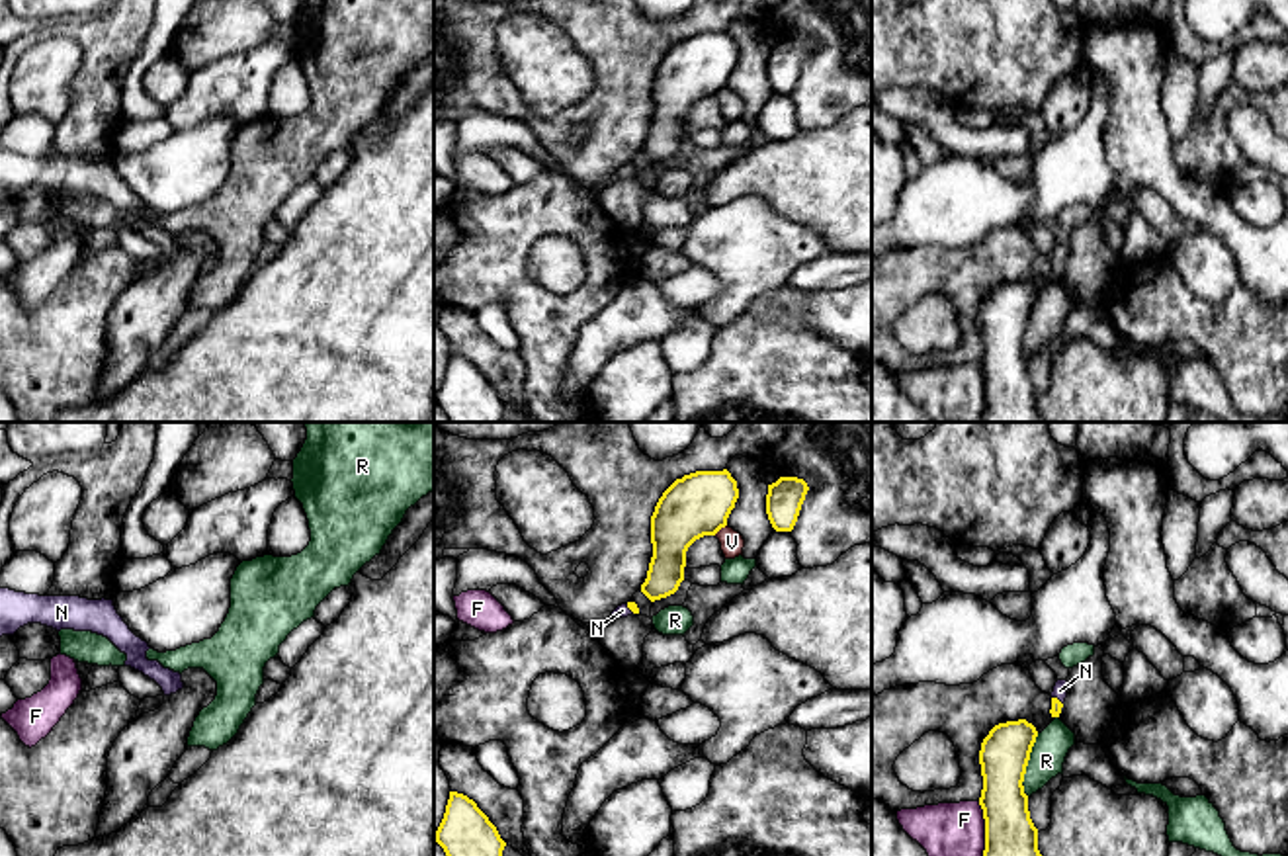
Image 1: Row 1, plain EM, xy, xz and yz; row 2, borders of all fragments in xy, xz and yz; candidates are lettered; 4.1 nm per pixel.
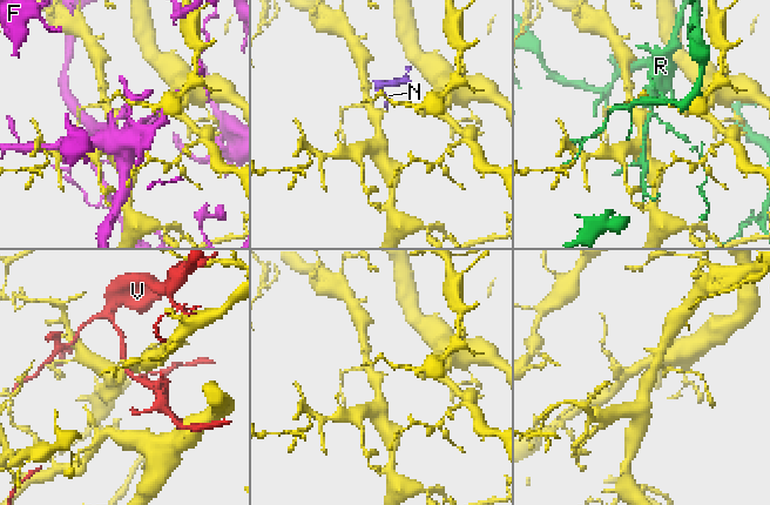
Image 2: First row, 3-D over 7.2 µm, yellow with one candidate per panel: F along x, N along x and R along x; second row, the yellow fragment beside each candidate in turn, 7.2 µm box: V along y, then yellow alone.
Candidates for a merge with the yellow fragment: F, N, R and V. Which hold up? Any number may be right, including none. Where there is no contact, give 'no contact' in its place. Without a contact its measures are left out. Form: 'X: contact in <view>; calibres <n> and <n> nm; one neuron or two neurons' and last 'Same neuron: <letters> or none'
F: contact in yz; calibres 200 and 220 nm; two neurons
N: contact in yz; calibres 50 and 60 nm; one neuron
R: contact in yz; calibres 200 and 140 nm; two neurons
V: contact in xz; calibres 260 and 100 nm; two neurons
Same neuron: N

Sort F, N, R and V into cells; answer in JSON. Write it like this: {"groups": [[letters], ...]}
{"groups": [["F"], ["N"], ["R"], ["V"]]}

